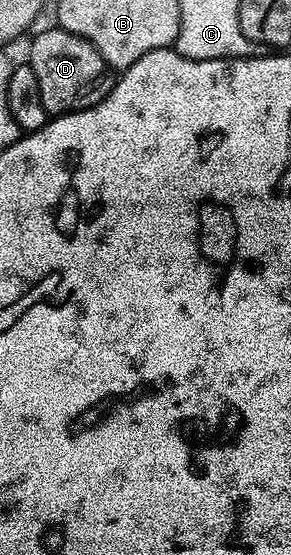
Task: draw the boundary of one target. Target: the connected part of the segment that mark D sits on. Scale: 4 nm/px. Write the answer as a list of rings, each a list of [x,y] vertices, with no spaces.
[[[51,27],[33,38],[26,56],[26,63],[34,70],[34,78],[38,78],[42,106],[46,106],[49,117],[65,116],[67,112],[98,106],[98,102],[110,94],[114,83],[113,69],[108,67],[102,54],[98,54],[89,40],[70,34],[62,27]]]

